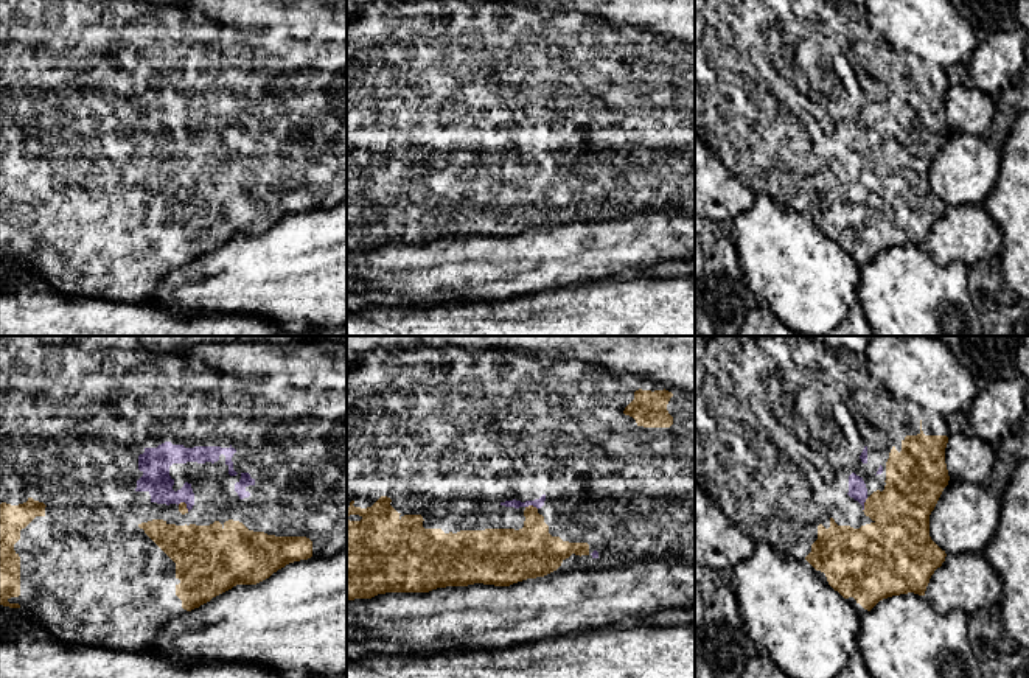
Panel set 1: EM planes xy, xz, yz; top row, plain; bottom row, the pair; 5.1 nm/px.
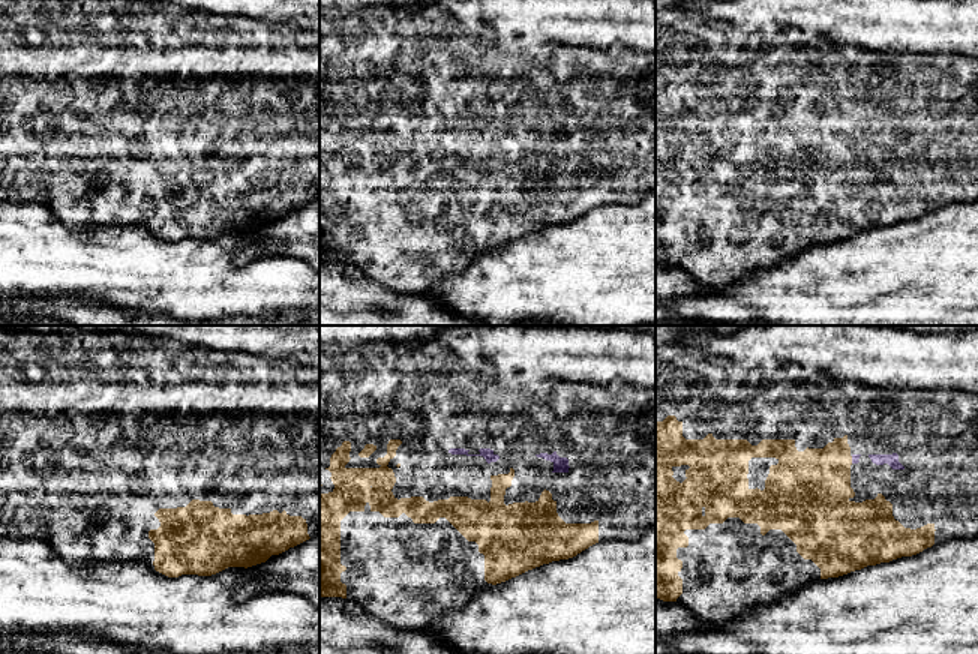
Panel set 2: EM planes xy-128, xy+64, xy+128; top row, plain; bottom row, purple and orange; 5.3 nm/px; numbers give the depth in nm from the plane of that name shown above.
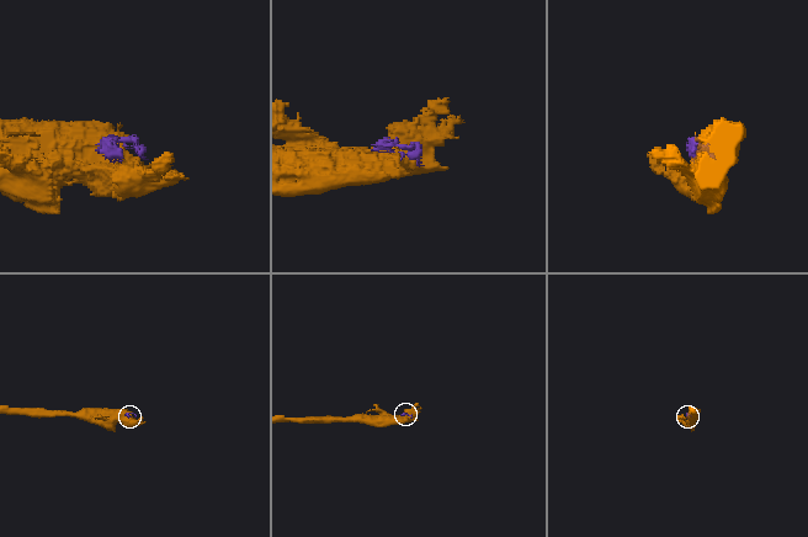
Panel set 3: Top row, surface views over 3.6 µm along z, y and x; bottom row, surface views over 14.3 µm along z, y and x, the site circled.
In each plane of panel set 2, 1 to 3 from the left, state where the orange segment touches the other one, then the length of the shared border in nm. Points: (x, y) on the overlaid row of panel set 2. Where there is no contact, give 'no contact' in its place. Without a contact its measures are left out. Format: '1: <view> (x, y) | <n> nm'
1: no contact
2: no contact
3: xy+128 (852, 459) | 40 nm

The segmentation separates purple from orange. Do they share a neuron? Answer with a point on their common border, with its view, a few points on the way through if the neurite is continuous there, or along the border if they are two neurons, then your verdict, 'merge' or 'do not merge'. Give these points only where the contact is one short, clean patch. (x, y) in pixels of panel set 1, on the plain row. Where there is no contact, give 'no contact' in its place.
yz (863, 156) | merge

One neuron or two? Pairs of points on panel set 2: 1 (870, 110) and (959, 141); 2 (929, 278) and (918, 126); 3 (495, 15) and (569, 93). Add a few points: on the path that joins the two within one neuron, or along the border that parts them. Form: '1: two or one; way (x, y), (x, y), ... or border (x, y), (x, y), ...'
1: one; way (893, 110), (929, 110), (938, 119)
2: two; border (933, 207), (915, 218), (902, 219), (891, 225)
3: two; border (537, 41), (572, 45)

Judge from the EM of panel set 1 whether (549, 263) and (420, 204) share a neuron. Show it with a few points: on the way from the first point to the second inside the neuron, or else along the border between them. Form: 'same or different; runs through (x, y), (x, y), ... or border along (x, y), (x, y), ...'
different; border along (526, 230), (509, 237), (453, 237)

